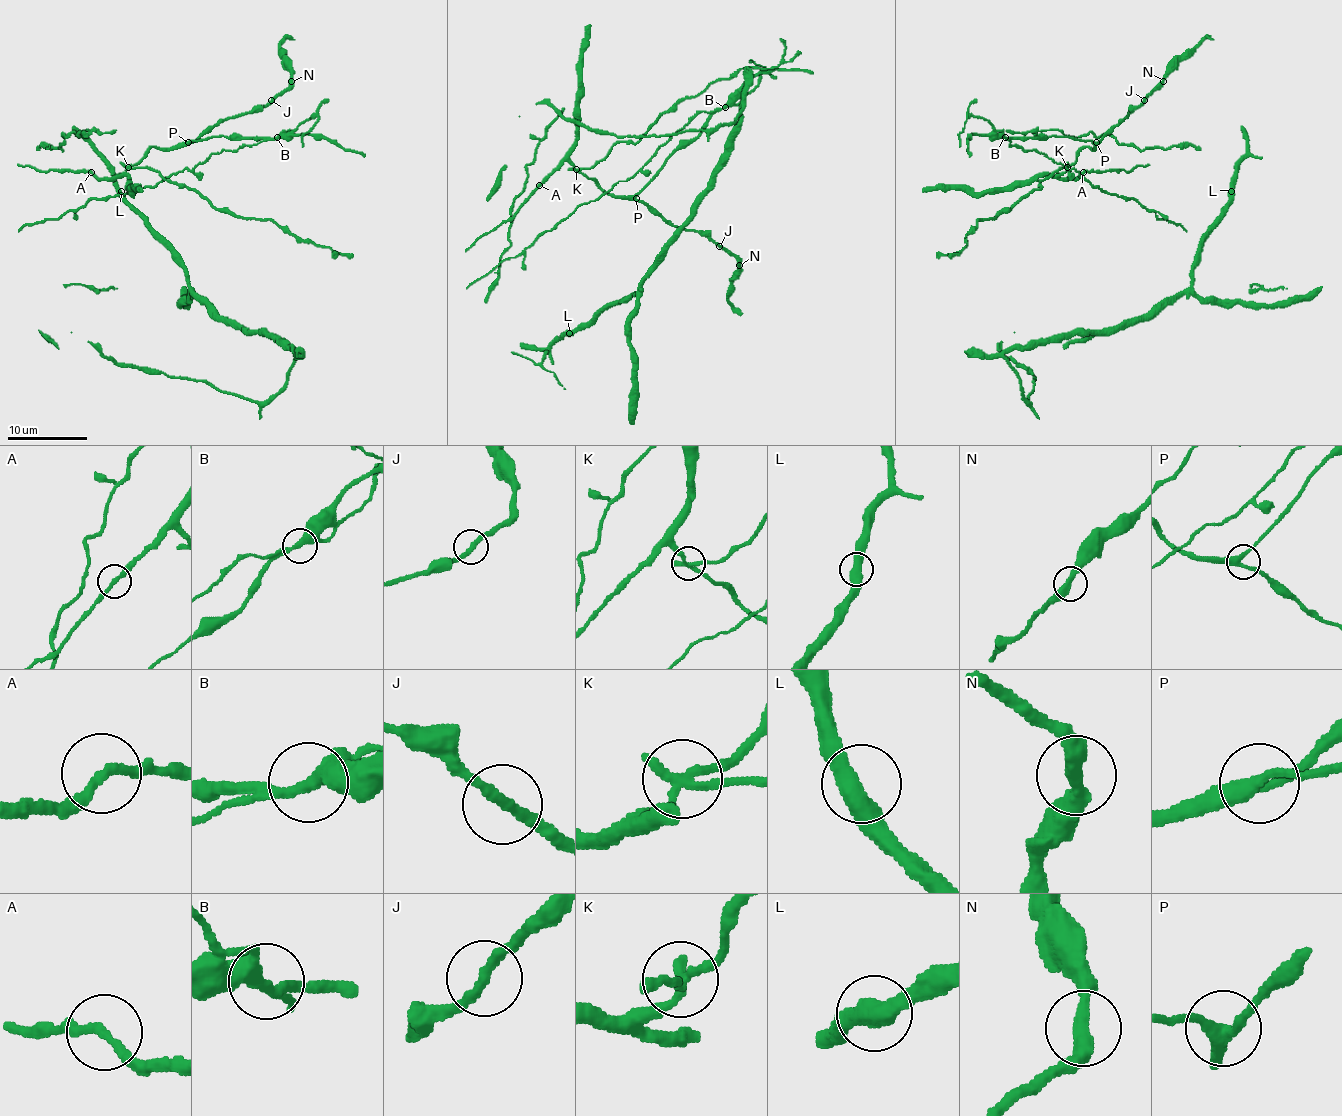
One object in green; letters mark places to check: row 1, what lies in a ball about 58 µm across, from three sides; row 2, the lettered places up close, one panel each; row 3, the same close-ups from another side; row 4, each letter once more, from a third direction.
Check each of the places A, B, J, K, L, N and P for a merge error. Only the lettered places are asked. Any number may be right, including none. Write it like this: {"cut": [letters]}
{"cut": ["B", "K"]}

